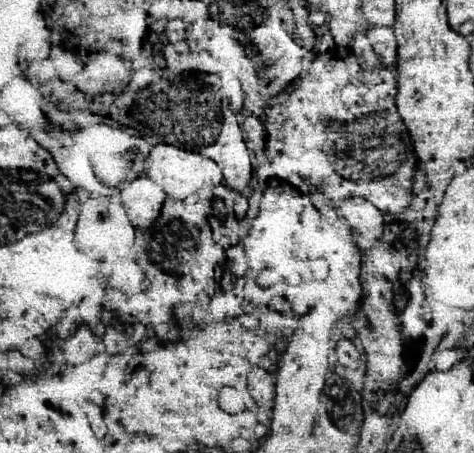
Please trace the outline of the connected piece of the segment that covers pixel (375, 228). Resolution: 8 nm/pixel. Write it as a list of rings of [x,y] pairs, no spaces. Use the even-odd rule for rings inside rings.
[[[348,198],[338,206],[342,220],[364,238],[378,238],[384,230],[382,214],[362,198]]]

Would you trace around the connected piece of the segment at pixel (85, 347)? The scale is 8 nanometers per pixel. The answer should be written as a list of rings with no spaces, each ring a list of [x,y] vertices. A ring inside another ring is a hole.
[[[80,324],[68,338],[64,354],[70,366],[78,366],[96,354],[96,338],[92,336],[88,324]]]

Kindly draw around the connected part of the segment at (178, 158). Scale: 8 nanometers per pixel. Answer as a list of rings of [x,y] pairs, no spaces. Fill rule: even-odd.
[[[154,144],[144,172],[148,178],[164,186],[172,198],[182,200],[188,194],[196,194],[204,186],[202,162],[204,156],[200,152],[184,150],[172,144]]]

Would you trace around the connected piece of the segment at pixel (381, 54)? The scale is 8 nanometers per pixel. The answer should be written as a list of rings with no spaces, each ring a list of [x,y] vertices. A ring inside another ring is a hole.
[[[368,28],[366,30],[366,40],[370,44],[370,48],[374,50],[374,54],[380,58],[380,66],[382,68],[390,68],[396,56],[396,40],[390,28]]]

